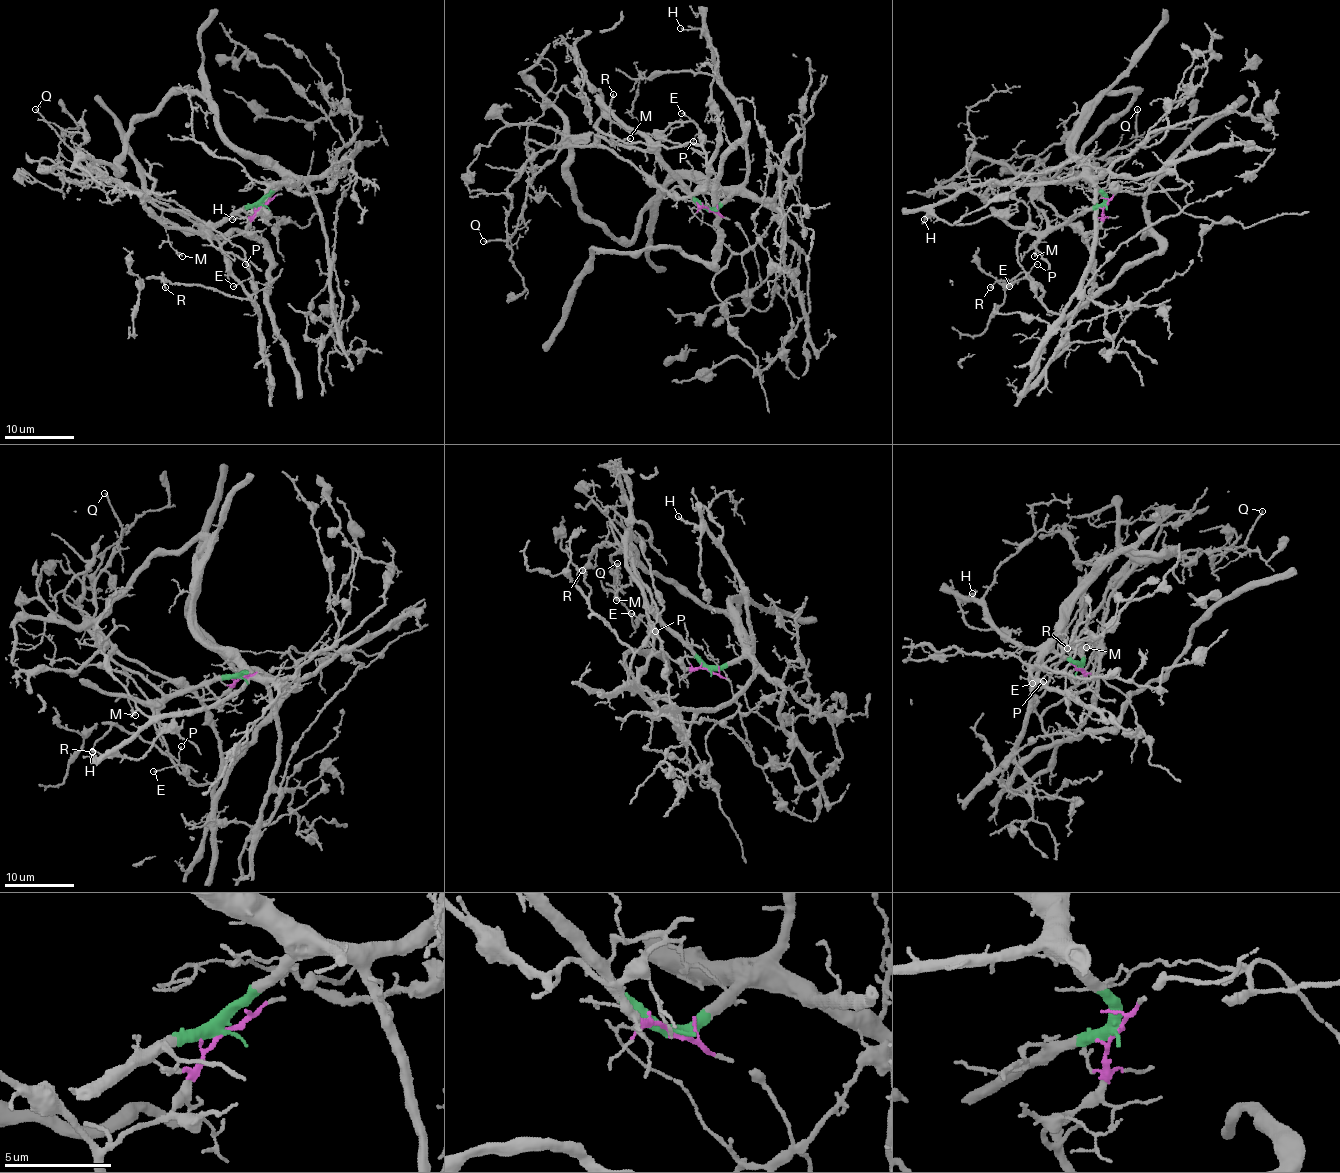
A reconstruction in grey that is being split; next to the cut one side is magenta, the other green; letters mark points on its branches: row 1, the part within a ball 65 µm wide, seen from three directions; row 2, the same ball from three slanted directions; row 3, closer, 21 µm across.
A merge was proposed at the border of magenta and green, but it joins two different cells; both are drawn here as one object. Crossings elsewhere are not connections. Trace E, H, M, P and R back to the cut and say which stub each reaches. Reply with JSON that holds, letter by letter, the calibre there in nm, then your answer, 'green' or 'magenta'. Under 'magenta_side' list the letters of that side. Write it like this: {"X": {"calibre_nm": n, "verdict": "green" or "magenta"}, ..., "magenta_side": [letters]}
{"E": {"calibre_nm": 160, "verdict": "magenta"}, "H": {"calibre_nm": 120, "verdict": "green"}, "M": {"calibre_nm": 150, "verdict": "green"}, "P": {"calibre_nm": 110, "verdict": "magenta"}, "R": {"calibre_nm": 150, "verdict": "magenta"}, "magenta_side": ["E", "P", "R"]}

